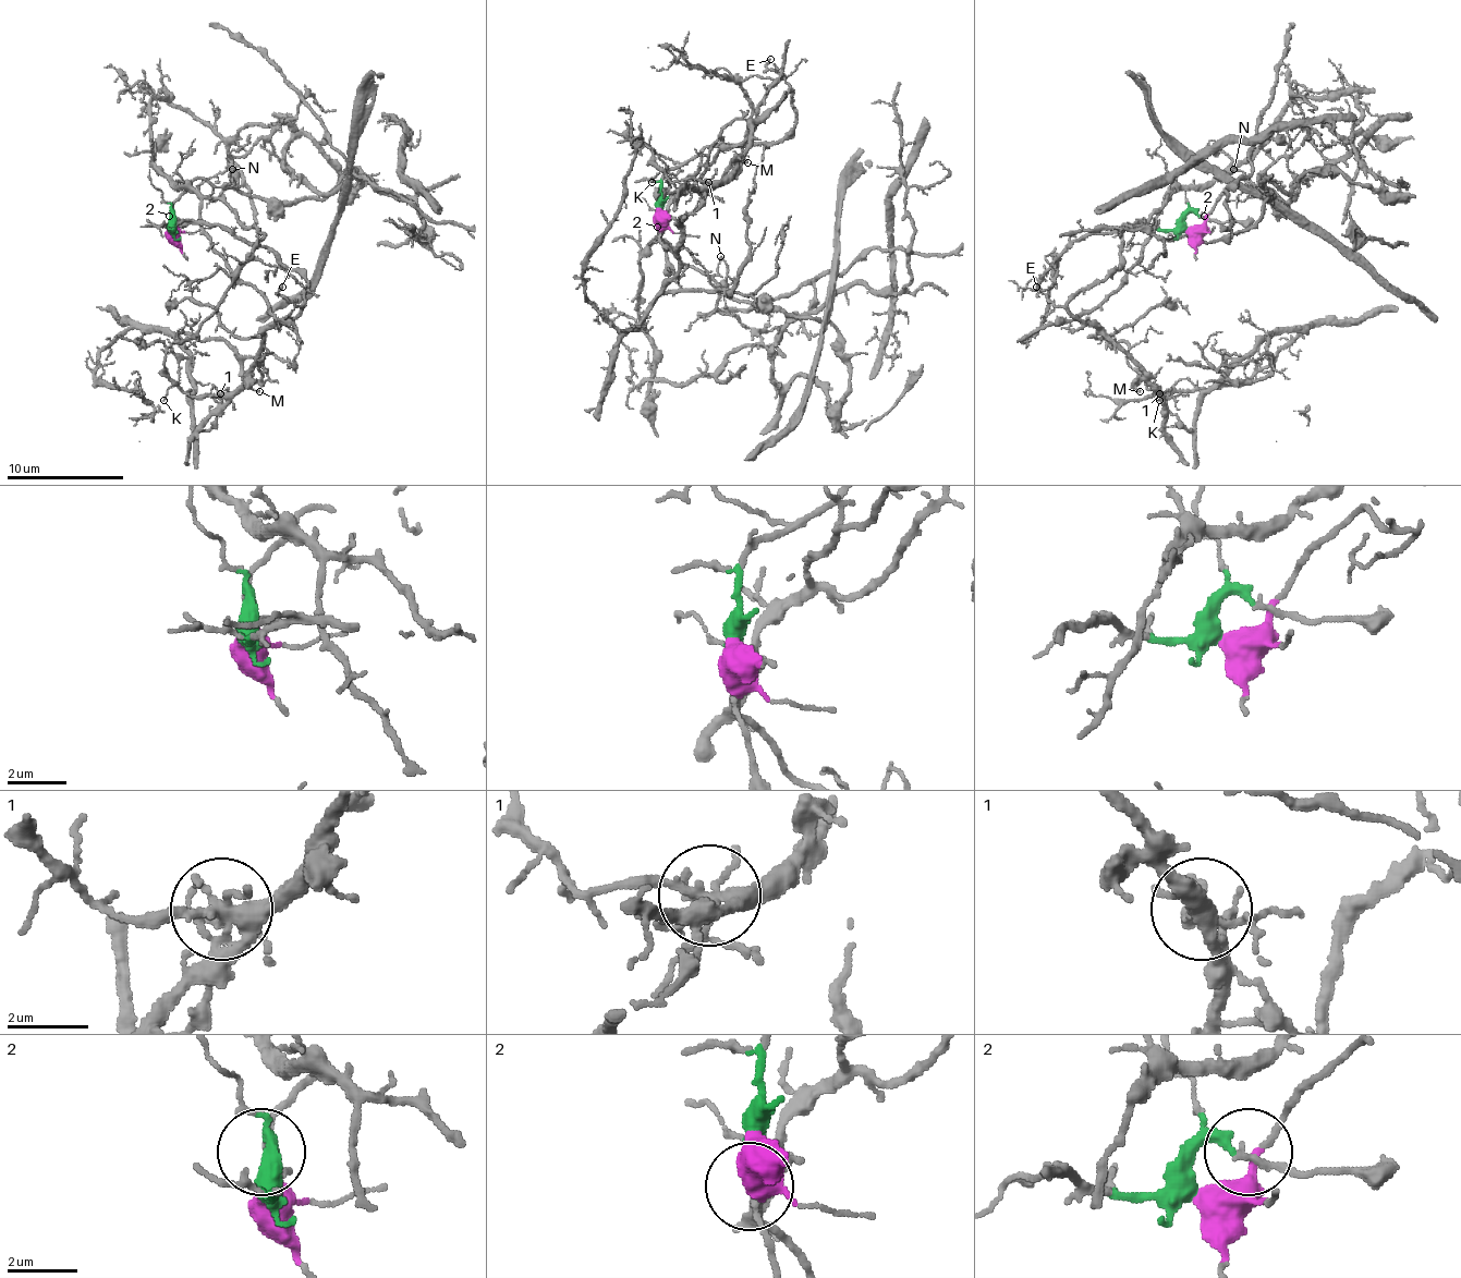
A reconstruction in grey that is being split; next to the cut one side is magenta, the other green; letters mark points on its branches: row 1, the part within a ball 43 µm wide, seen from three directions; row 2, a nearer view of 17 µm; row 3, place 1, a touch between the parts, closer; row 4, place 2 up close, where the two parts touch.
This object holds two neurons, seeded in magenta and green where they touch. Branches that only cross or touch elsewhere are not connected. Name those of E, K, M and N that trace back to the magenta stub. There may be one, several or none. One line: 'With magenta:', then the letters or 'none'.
With magenta: N

